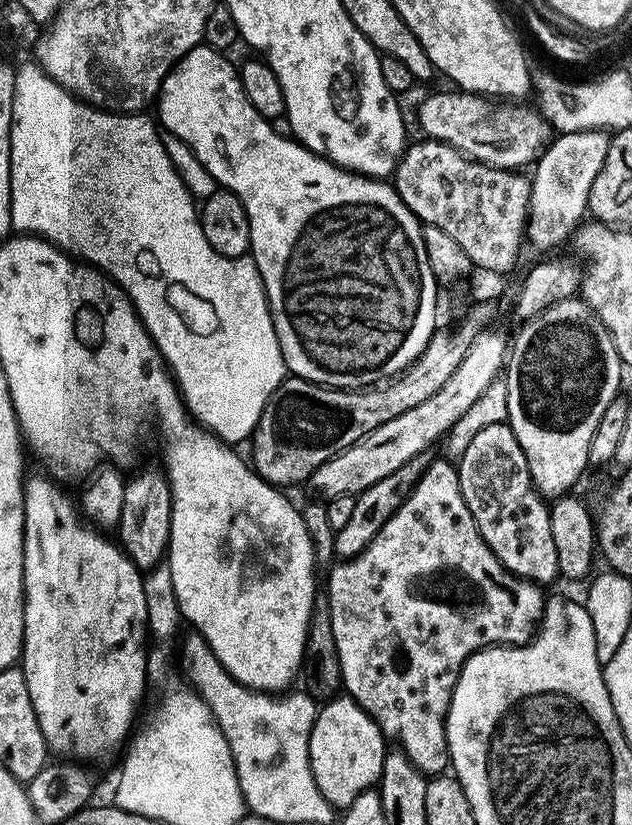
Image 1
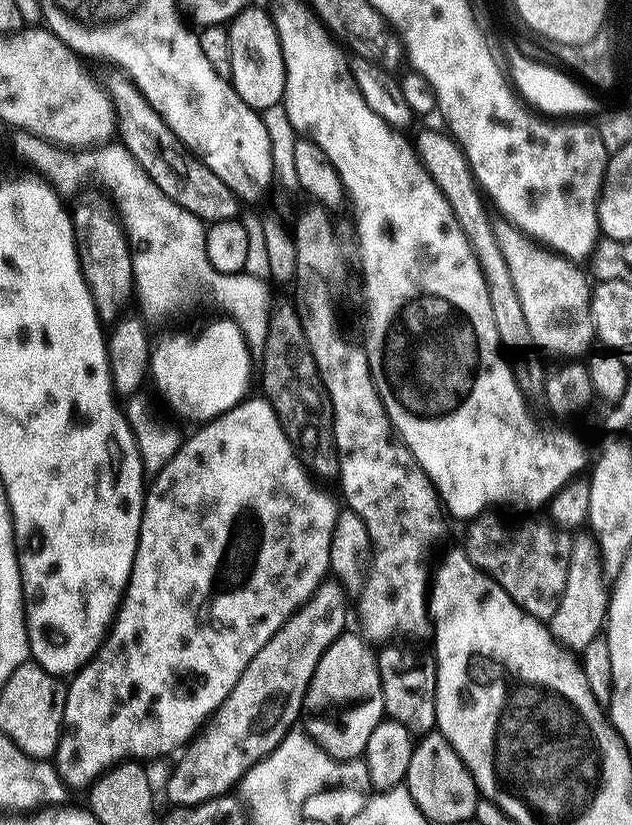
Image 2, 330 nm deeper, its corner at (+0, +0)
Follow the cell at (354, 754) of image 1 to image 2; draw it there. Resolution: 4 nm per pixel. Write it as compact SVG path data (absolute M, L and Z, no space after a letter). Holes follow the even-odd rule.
M340 636L322 654L314 678L310 678L302 713L303 727L315 744L341 762L363 757L370 734L385 719L377 653L356 636Z

